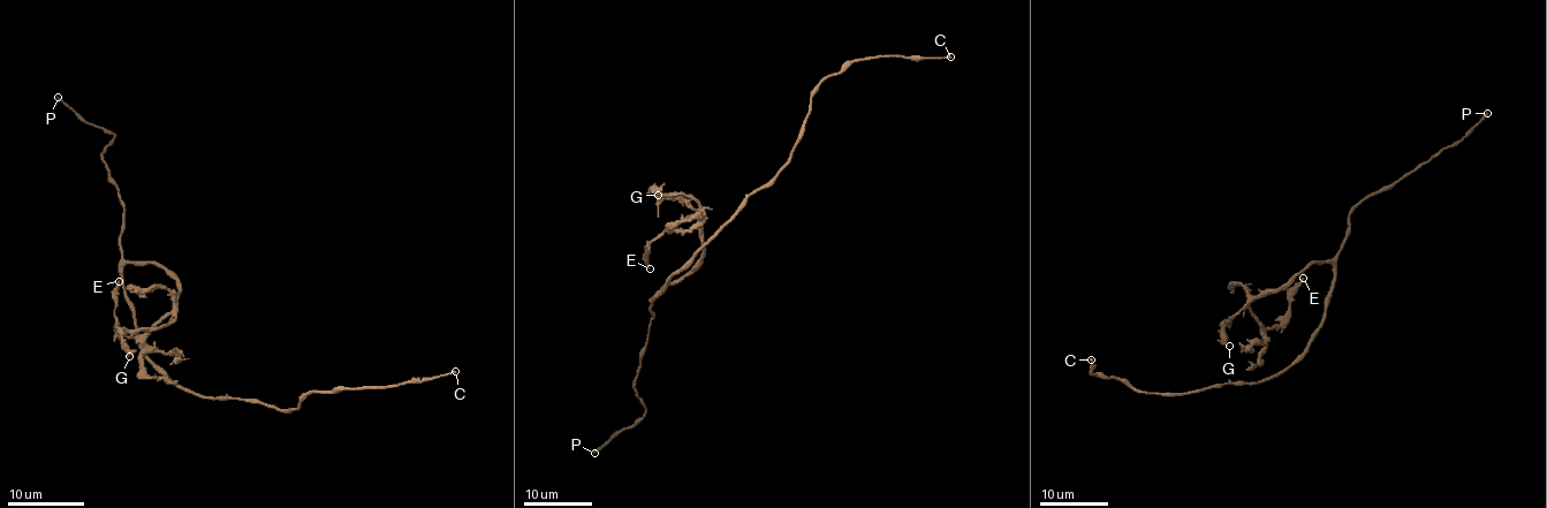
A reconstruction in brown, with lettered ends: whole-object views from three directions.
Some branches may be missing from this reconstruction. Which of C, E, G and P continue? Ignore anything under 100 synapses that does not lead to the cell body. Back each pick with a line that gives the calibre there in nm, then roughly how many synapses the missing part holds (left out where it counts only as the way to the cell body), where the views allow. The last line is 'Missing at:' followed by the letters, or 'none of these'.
P: Thickness 240 nm. Roughly 150 synapses
Missing at: P

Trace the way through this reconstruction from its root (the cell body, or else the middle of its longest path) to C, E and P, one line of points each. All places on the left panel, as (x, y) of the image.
C: (165, 373), (175, 383), (204, 396), (251, 399), (279, 410), (294, 410), (311, 393), (421, 383), (455, 371)
E: (165, 373), (142, 348), (123, 267), (158, 264), (179, 285), (169, 312), (124, 336), (119, 281)
P: (165, 373), (142, 348), (135, 310), (123, 285), (123, 204), (101, 156), (113, 135), (83, 121), (58, 97)

